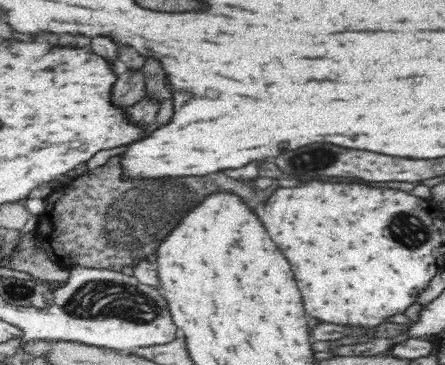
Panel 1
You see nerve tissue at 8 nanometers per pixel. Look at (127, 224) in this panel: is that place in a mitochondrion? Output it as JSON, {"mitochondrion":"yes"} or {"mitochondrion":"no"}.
{"mitochondrion":"yes"}

